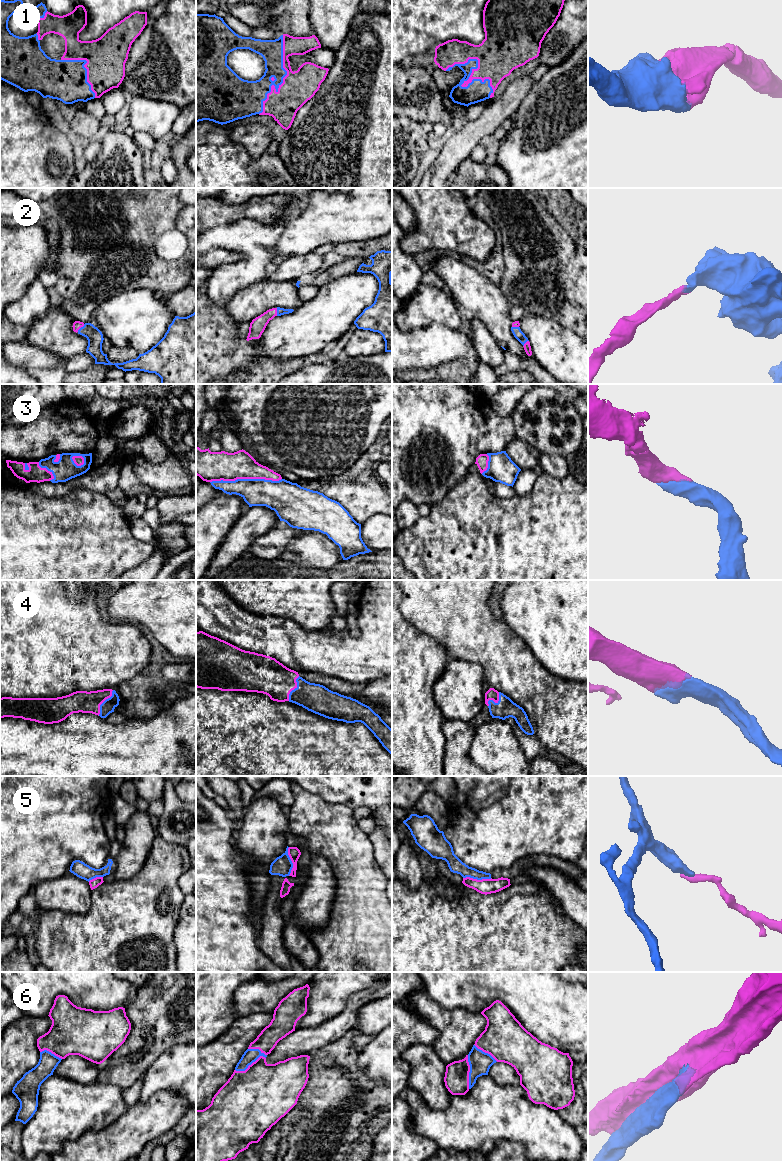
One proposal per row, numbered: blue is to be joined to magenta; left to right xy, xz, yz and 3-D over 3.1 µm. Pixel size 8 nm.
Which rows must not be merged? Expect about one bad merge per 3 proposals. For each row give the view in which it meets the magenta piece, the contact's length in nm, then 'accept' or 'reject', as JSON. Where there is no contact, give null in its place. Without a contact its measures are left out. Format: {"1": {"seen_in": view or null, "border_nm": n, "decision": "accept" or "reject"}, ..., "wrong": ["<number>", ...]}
{"1": {"seen_in": "yz", "border_nm": 440, "decision": "accept"}, "2": {"seen_in": "xy", "border_nm": 90, "decision": "accept"}, "3": {"seen_in": "xz", "border_nm": 600, "decision": "accept"}, "4": {"seen_in": "xy", "border_nm": 240, "decision": "accept"}, "5": {"seen_in": "xz", "border_nm": 240, "decision": "reject"}, "6": {"seen_in": "xz", "border_nm": 280, "decision": "accept"}, "wrong": ["5"]}

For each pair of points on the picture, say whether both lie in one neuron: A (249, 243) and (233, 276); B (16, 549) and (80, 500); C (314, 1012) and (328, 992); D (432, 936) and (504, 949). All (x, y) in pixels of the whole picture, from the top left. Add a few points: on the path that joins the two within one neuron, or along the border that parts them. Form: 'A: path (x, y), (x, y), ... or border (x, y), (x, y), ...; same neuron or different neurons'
A: path (250, 252), (250, 261), (242, 269); same neuron
B: path (32, 548), (64, 516); same neuron
C: path (319, 1007), (327, 997); same neuron
D: path (450, 949), (486, 949); same neuron

